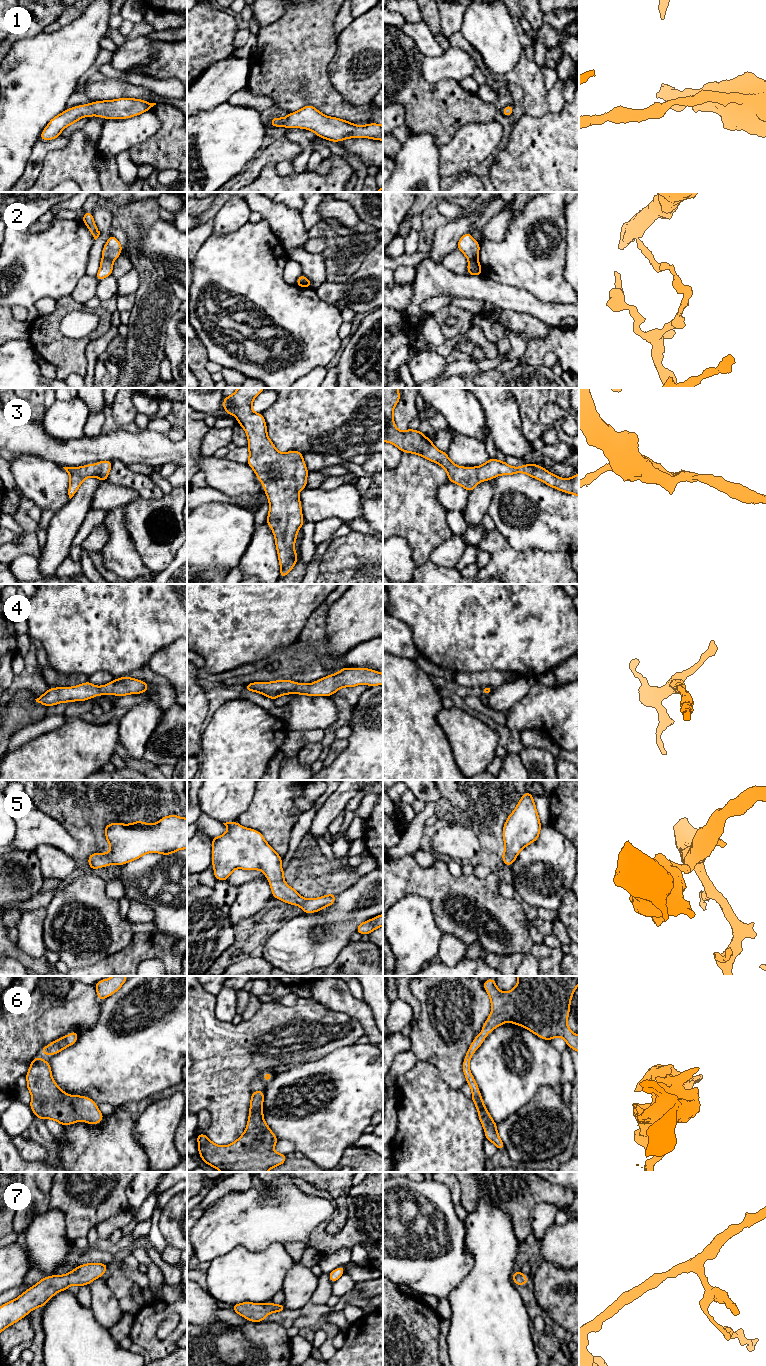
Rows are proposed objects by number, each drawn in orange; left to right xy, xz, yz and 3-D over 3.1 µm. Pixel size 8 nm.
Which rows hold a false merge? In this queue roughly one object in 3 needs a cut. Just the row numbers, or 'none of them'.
2

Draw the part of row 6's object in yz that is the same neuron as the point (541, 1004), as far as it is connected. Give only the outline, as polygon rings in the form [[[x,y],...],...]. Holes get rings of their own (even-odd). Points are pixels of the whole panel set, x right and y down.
[[[579,976],[517,977],[517,985],[508,992],[501,992],[492,978],[483,982],[484,989],[490,997],[492,1010],[481,1033],[471,1043],[462,1064],[466,1083],[472,1090],[471,1099],[485,1130],[485,1137],[498,1150],[505,1149],[504,1143],[498,1135],[497,1124],[487,1111],[469,1068],[474,1052],[481,1046],[487,1034],[510,1022],[547,1041],[559,1036],[566,1041],[569,1048],[579,1053],[579,1035],[573,1033],[567,1024],[571,998],[579,985]]]

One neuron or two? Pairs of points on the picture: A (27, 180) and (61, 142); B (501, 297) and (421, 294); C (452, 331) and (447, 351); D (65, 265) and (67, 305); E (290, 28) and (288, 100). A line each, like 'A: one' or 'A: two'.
A: one
B: one
C: two
D: two
E: one

